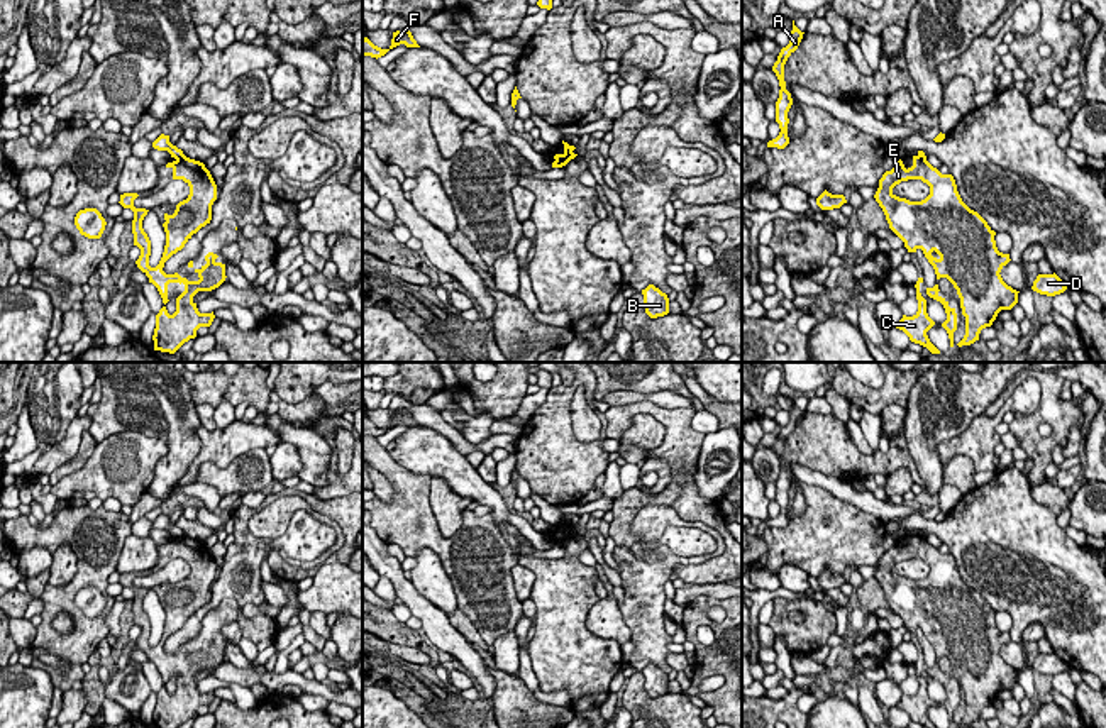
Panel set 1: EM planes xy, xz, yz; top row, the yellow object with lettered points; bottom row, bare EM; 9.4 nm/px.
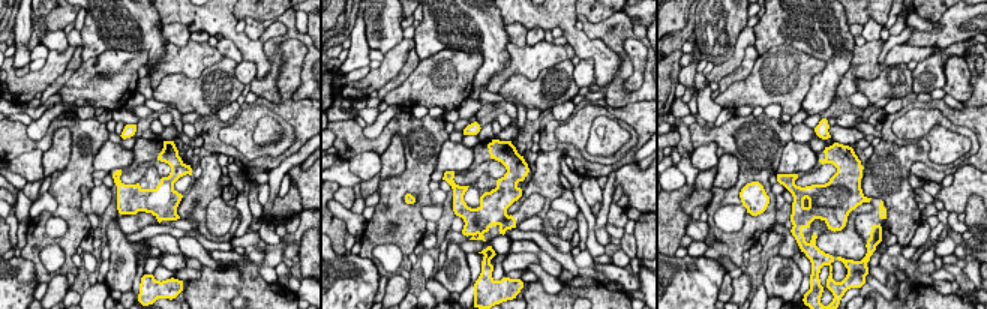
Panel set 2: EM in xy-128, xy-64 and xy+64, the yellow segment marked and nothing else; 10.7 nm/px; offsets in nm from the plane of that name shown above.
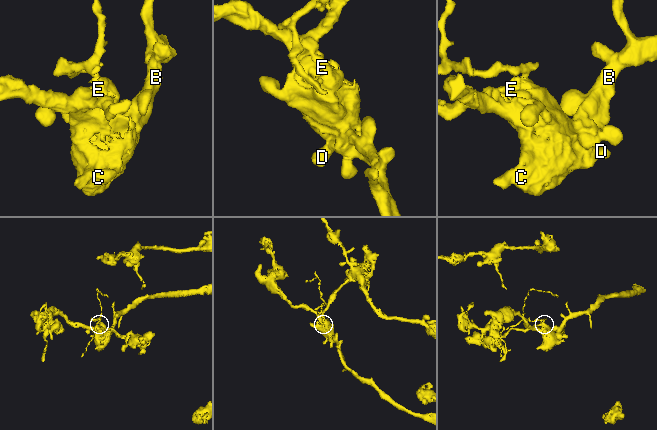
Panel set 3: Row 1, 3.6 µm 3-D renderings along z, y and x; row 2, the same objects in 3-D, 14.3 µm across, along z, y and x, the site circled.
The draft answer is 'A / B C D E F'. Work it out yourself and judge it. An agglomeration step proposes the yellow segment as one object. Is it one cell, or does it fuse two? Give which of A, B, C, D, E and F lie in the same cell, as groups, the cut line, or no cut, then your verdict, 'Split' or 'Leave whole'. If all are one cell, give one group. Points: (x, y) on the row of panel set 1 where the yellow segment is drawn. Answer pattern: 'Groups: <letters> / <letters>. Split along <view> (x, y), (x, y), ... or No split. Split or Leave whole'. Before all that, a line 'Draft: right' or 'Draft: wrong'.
Draft: right
Groups: A / B C D E F. Split along xy (183, 154), (176, 159). Split

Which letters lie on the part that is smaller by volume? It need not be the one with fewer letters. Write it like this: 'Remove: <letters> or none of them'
Remove: A

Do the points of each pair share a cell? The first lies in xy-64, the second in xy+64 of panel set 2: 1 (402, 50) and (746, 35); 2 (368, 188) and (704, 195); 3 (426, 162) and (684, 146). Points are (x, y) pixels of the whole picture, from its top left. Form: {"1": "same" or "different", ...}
{"1": "same", "2": "different", "3": "different"}

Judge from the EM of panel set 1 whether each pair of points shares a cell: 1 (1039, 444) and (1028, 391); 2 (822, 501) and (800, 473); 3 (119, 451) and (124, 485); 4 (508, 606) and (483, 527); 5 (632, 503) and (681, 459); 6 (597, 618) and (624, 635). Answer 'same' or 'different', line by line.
1: different
2: different
3: same
4: same
5: same
6: same

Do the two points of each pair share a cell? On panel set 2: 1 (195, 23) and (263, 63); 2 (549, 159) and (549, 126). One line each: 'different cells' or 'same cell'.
1: same cell
2: different cells

